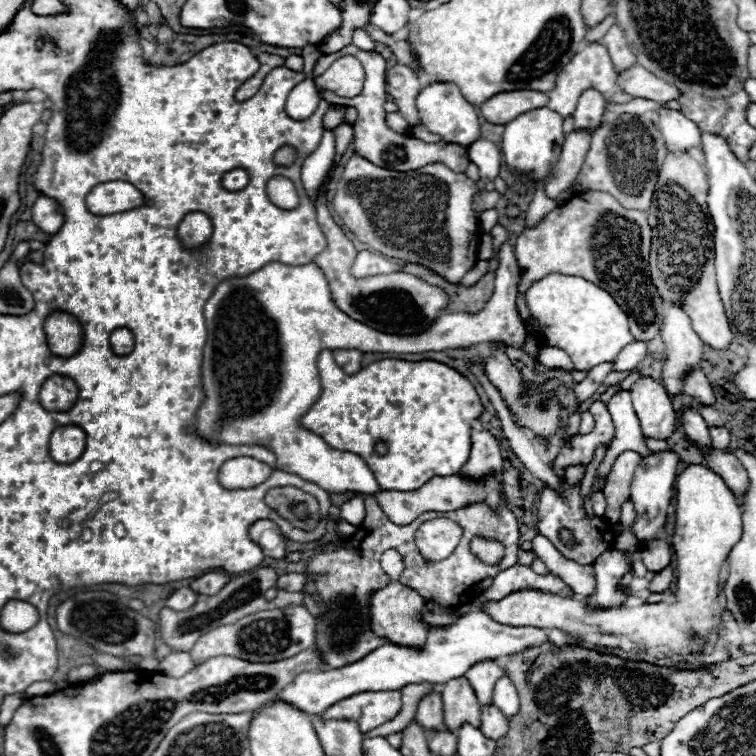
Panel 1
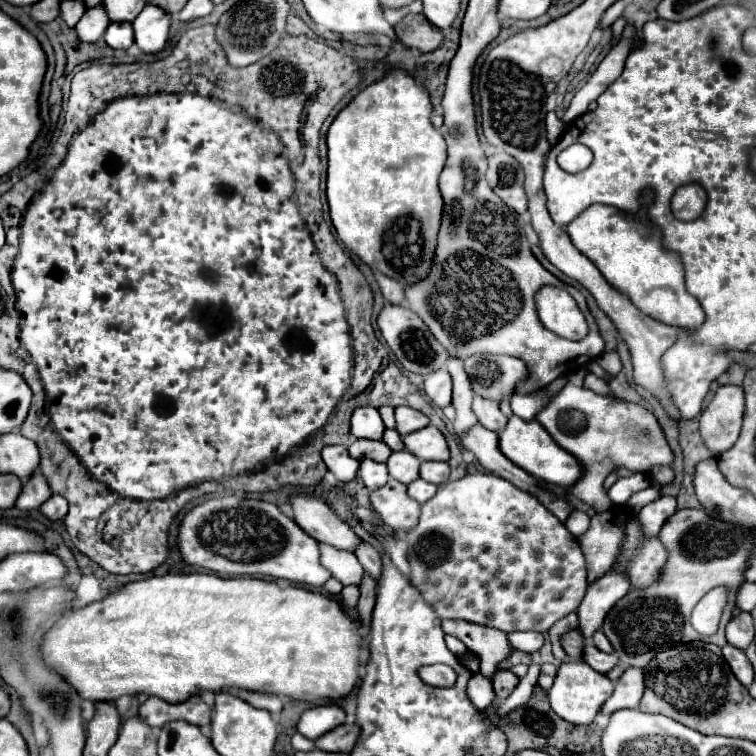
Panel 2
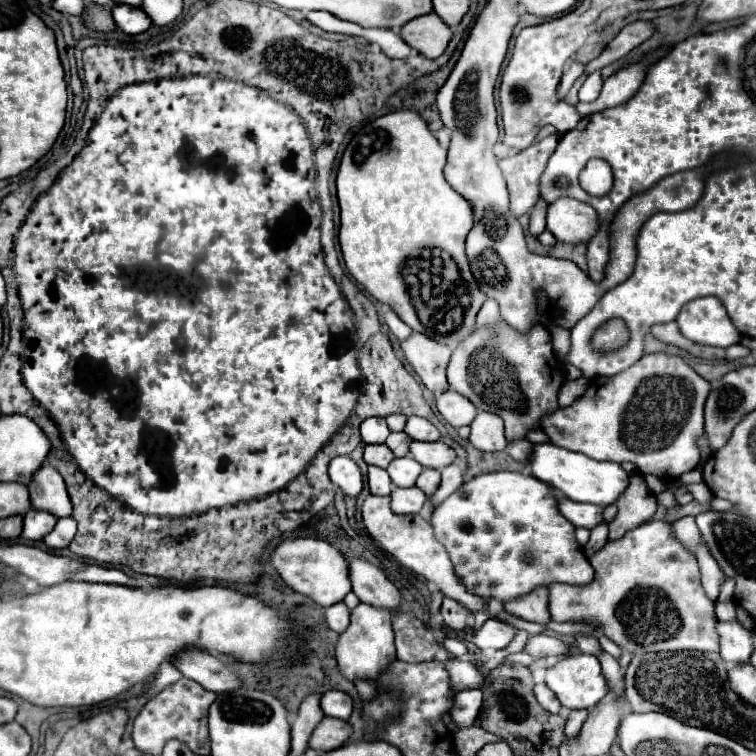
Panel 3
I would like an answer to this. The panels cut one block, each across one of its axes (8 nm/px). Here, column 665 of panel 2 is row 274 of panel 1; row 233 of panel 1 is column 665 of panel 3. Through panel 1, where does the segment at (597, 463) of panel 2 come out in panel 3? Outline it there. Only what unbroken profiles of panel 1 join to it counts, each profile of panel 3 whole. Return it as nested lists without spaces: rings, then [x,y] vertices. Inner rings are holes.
[[[656,352],[642,356],[628,370],[612,378],[592,378],[586,392],[568,408],[558,408],[552,416],[542,420],[542,430],[550,442],[590,456],[592,460],[634,462],[640,472],[654,474],[662,480],[676,480],[682,472],[690,472],[700,464],[698,438],[704,436],[704,402],[710,394],[710,382],[694,372],[680,356]]]

